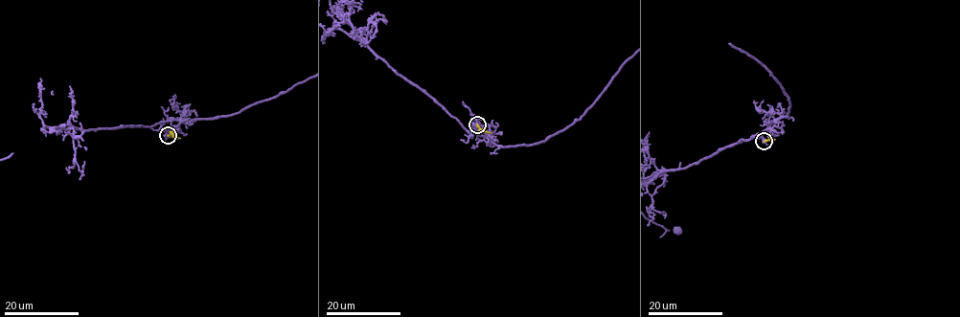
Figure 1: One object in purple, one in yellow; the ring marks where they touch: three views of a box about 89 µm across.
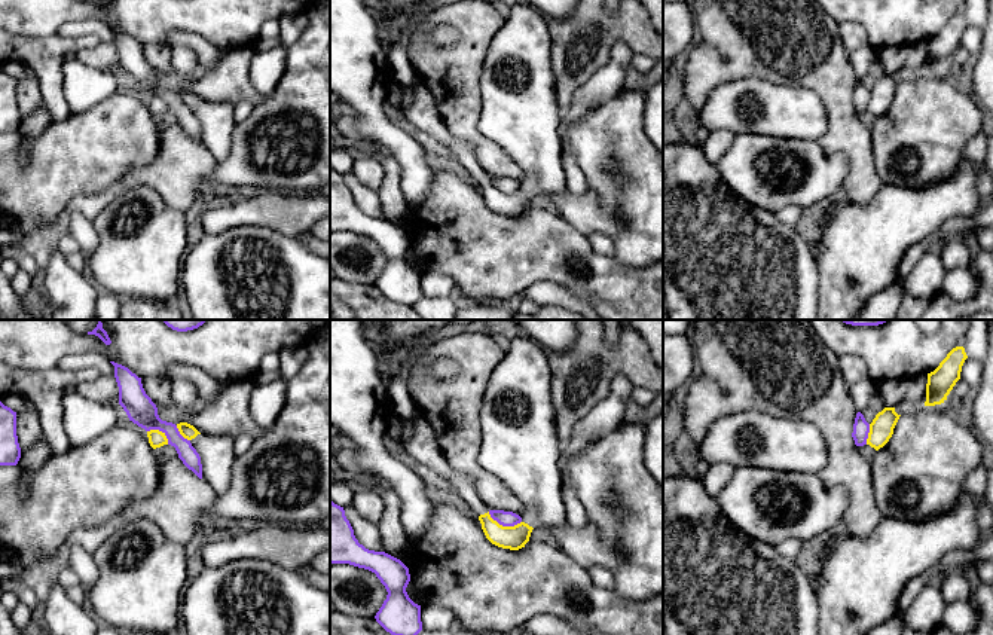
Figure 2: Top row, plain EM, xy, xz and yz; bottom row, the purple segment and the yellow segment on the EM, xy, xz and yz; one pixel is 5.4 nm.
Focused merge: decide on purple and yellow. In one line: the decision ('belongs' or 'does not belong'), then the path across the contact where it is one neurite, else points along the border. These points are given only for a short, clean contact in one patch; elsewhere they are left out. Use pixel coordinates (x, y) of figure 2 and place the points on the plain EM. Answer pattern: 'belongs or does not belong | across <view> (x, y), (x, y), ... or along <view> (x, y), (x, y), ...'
does not belong | along xz (488, 179), (503, 192), (521, 189)

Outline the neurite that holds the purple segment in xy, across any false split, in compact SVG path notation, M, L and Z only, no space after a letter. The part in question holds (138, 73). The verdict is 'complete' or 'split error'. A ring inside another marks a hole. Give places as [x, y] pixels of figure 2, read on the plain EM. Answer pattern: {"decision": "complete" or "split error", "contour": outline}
{"decision": "complete", "contour": "M110 28L114 33L114 45L119 54L119 71L126 79L129 88L144 95L146 98L159 97L168 112L174 113L183 131L202 146L201 123L192 113L190 107L184 106L177 92L162 88L158 82L158 74L146 61L141 45L132 40L128 34Z"}

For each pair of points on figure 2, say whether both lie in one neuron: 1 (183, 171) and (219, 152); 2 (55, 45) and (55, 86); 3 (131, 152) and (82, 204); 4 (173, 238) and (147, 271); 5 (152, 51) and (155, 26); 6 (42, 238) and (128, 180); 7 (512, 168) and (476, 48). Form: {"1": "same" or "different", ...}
{"1": "different", "2": "same", "3": "different", "4": "same", "5": "different", "6": "same", "7": "same"}

